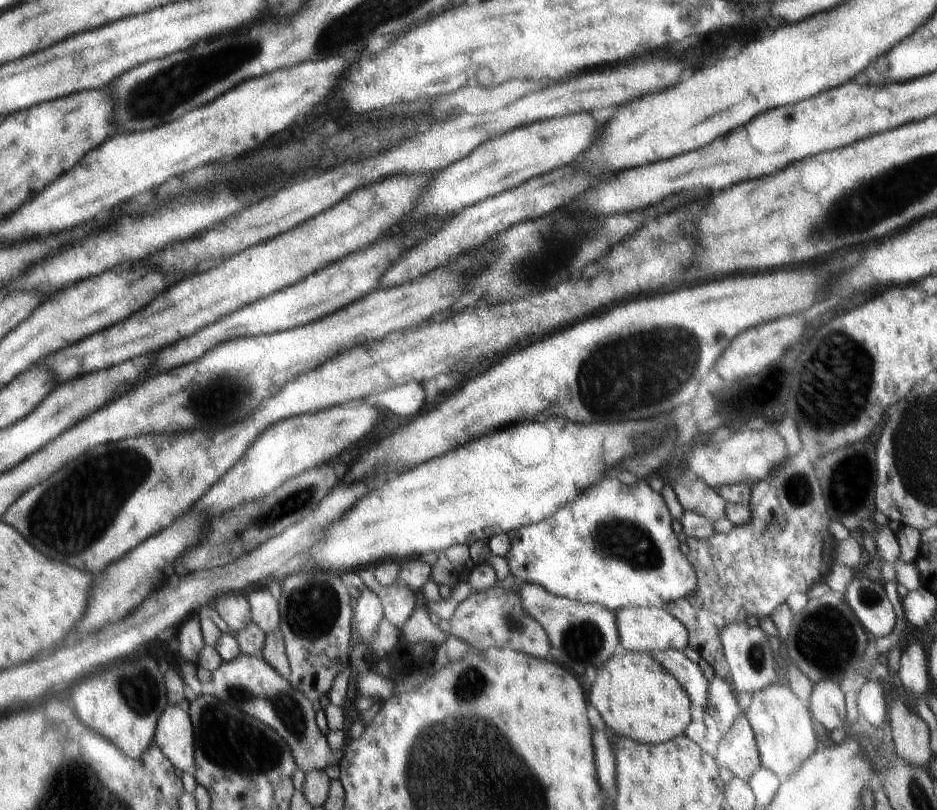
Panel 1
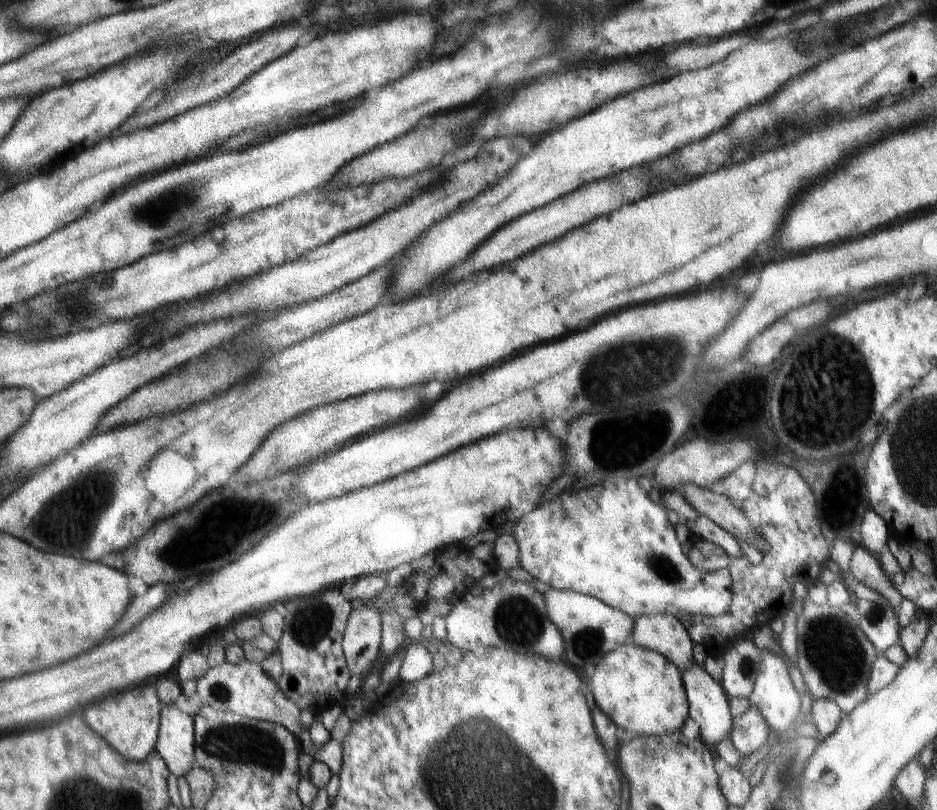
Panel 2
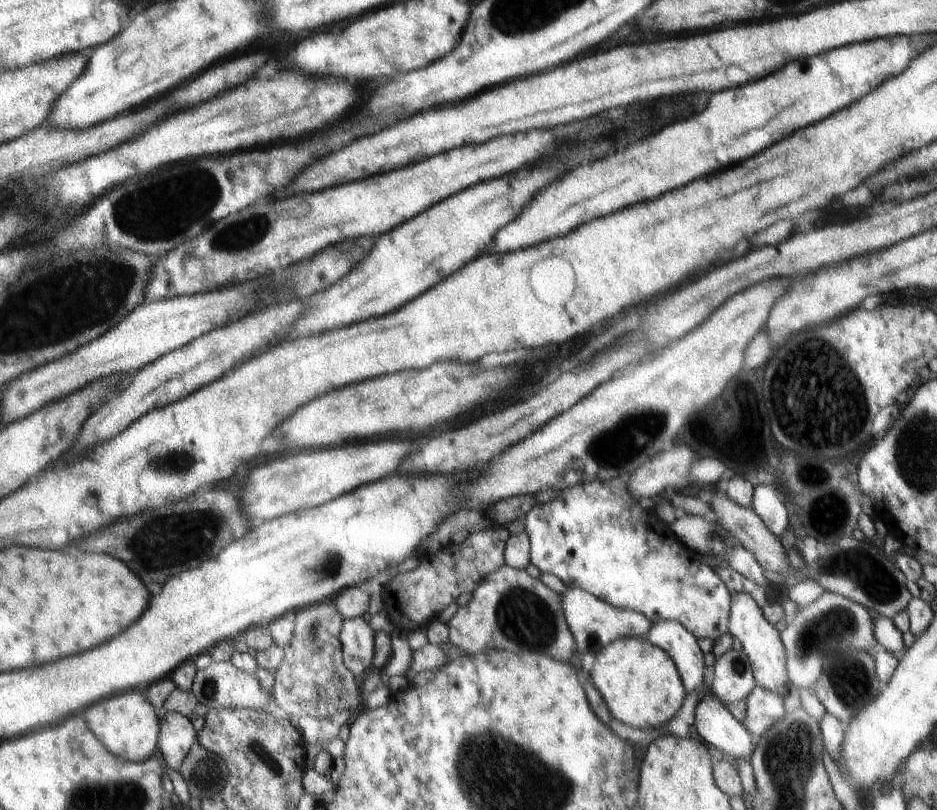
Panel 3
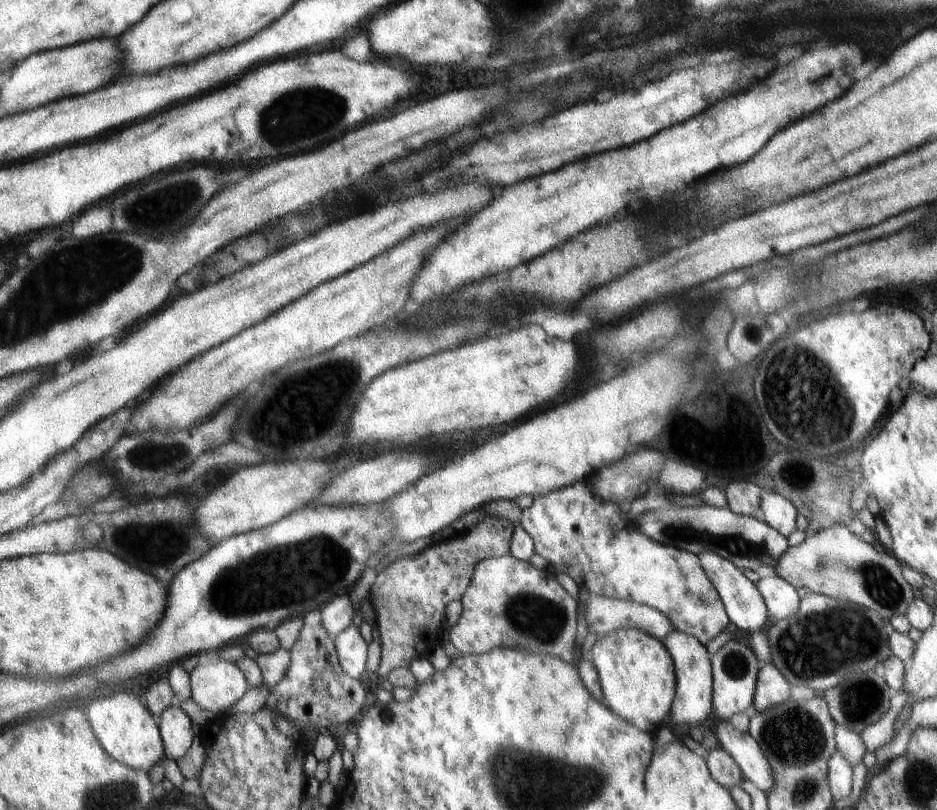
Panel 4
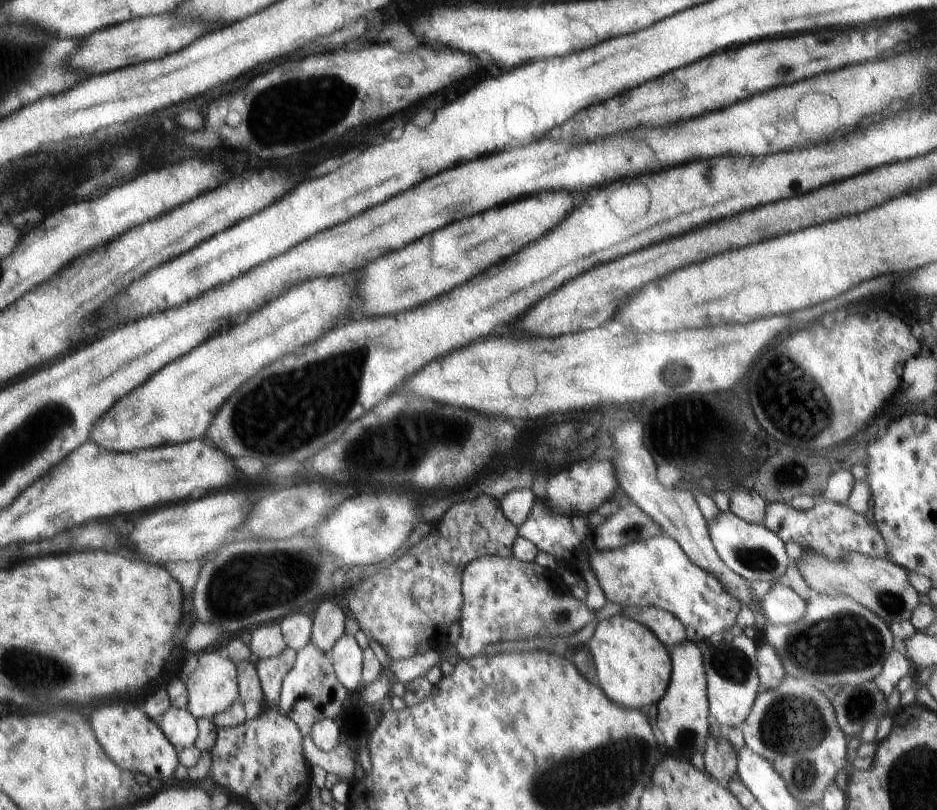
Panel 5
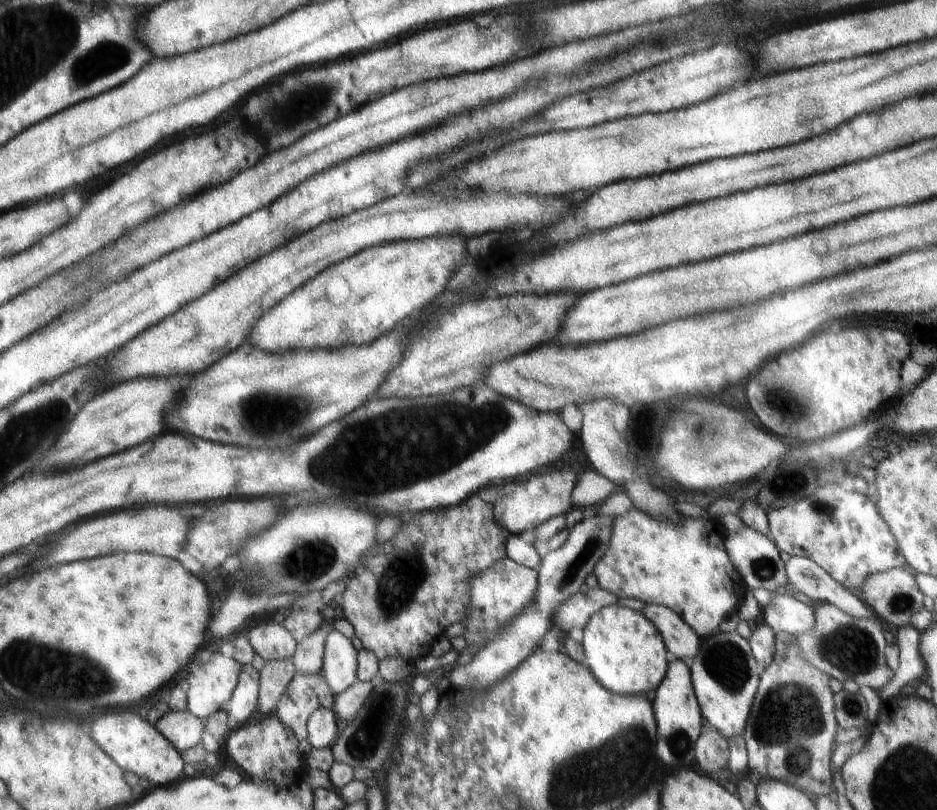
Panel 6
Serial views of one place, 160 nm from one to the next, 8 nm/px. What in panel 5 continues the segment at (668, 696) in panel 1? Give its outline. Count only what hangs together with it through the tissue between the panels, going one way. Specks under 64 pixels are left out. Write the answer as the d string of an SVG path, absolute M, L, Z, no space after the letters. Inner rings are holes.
M615 615L593 625L597 626L589 629L586 639L593 656L596 677L600 682L600 688L604 690L604 694L610 700L614 700L616 704L620 704L621 707L634 709L635 711L646 712L652 704L658 704L667 691L671 679L670 650L656 638L656 635L649 628L623 615Z

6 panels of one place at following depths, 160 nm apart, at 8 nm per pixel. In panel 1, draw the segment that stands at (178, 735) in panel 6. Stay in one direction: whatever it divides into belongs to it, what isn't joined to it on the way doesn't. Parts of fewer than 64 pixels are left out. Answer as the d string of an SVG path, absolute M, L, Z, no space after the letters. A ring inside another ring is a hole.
M171 706L162 711L155 736L156 744L163 749L171 763L193 776L197 769L194 732L194 722L186 708Z

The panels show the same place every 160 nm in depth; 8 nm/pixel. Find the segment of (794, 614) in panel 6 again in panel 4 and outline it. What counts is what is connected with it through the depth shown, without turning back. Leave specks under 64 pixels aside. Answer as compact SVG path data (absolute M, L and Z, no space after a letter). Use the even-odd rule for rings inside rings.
M778 575L761 578L755 585L763 596L769 614L778 621L792 616L798 610L800 599L796 589Z

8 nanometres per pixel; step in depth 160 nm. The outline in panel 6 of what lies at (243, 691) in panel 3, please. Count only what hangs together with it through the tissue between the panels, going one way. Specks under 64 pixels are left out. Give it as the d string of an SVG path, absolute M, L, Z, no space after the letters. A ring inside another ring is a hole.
M214 653L208 661L190 671L187 710L199 717L204 726L216 711L224 710L239 684L242 666L233 657Z

